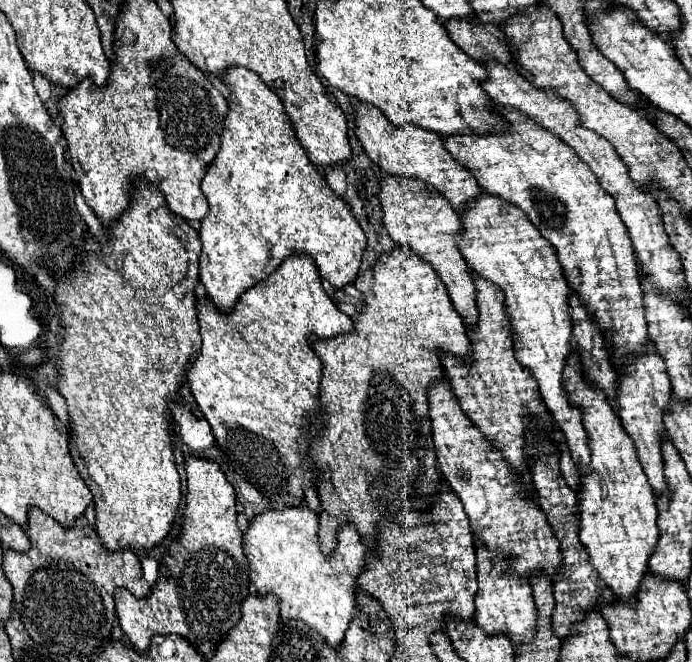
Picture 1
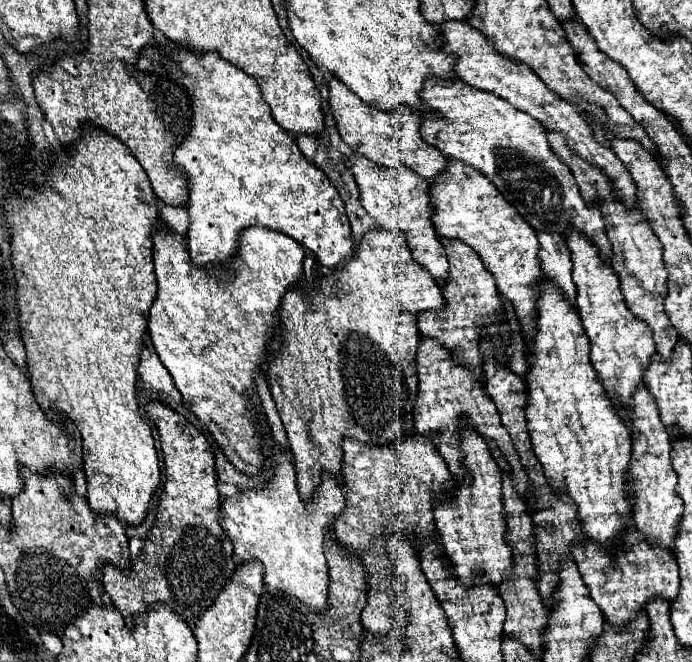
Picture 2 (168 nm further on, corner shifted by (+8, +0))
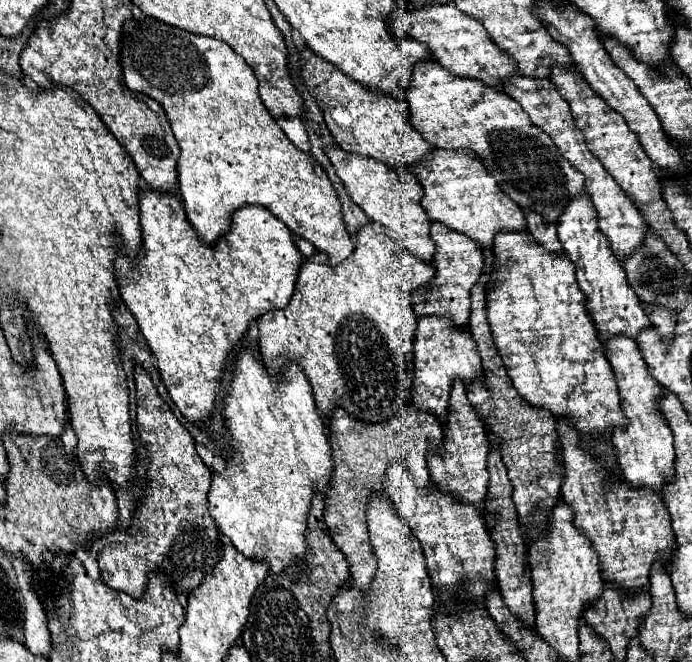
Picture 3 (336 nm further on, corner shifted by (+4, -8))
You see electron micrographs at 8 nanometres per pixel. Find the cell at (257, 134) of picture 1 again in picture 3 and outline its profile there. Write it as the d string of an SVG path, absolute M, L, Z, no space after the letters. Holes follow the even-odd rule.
M135 5L133 19L127 21L123 31L121 67L125 85L133 91L141 91L157 99L161 107L167 109L165 113L169 115L171 129L181 147L177 161L179 193L187 219L205 245L215 245L225 233L231 231L235 211L245 205L261 205L279 221L283 221L291 233L307 239L315 245L317 251L325 253L331 267L339 265L353 253L353 241L345 229L341 201L333 183L309 153L299 151L287 139L283 129L265 109L257 93L257 77L245 59L233 53L233 49L219 39L193 35L155 21Z

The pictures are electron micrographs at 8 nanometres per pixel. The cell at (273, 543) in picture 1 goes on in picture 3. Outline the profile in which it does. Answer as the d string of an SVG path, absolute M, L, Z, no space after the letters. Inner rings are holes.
M241 349L237 353L235 377L225 403L223 415L227 417L227 429L235 453L227 459L223 473L213 473L209 513L237 551L241 551L245 557L265 561L269 565L269 573L273 575L289 573L289 569L295 567L297 557L309 551L305 531L311 501L315 491L327 497L335 465L329 441L325 437L325 425L319 419L317 407L313 405L313 393L309 393L309 381L305 381L305 373L297 373L297 369L289 369L289 373L285 373L285 381L273 381L263 361L257 361L251 355L251 349Z

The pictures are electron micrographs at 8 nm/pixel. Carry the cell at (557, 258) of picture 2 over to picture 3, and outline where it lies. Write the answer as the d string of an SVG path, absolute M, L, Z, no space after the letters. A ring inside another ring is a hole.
M527 213L527 227L529 227L529 233L533 235L533 239L547 251L553 251L557 253L559 257L563 255L563 247L561 247L561 241L557 237L557 225L549 225L547 221L541 221L541 217L537 217L535 213Z

